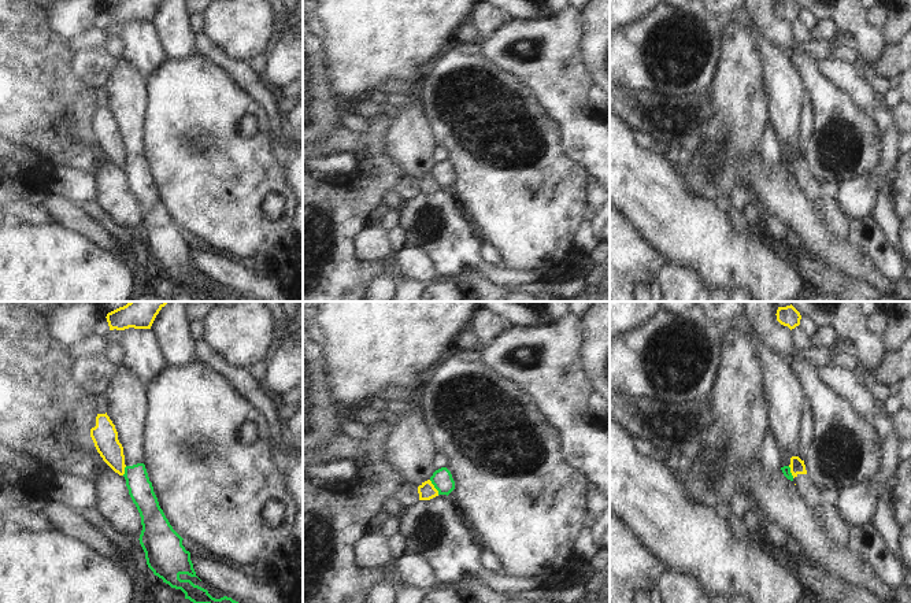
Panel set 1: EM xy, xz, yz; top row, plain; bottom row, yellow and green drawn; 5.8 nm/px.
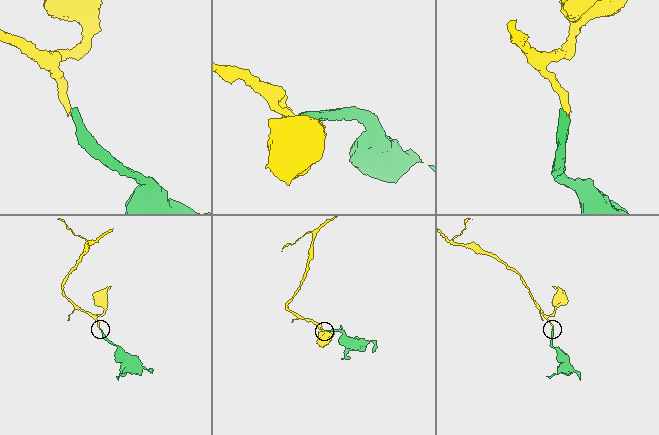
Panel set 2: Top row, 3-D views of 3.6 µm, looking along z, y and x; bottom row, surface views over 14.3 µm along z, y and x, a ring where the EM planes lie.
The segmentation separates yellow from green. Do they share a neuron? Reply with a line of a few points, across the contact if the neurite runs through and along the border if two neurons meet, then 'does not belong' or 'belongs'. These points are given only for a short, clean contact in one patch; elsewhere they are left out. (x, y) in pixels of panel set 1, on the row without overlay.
line xz (429, 173), (439, 187); does not belong

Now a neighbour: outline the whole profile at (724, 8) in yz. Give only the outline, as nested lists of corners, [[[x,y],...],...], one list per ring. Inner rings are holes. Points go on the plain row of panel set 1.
[[[703,0],[703,3],[718,18],[732,16],[745,8],[745,0]]]

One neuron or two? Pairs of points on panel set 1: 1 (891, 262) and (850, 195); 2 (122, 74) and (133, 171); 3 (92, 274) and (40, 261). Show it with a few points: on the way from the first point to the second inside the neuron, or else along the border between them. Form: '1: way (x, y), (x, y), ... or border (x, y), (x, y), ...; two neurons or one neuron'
1: border (870, 217), (862, 221), (852, 221); two neurons
2: way (126, 99), (133, 147); one neuron
3: way (80, 274), (52, 273); one neuron

